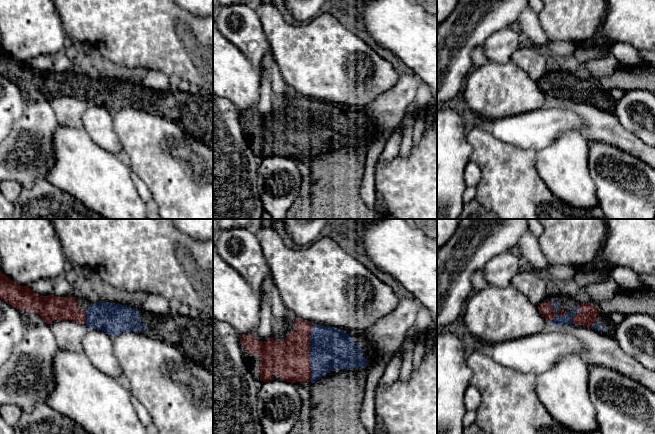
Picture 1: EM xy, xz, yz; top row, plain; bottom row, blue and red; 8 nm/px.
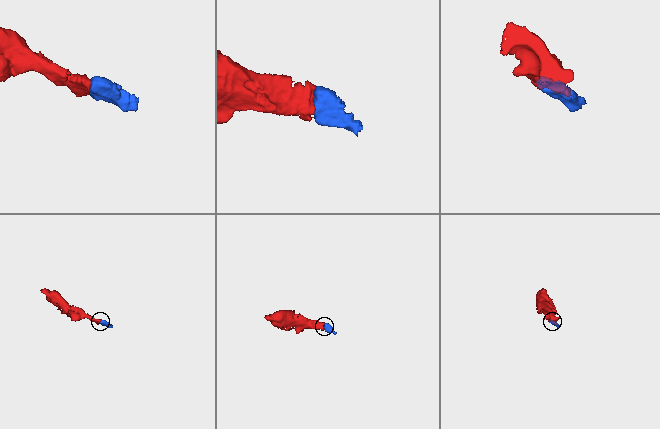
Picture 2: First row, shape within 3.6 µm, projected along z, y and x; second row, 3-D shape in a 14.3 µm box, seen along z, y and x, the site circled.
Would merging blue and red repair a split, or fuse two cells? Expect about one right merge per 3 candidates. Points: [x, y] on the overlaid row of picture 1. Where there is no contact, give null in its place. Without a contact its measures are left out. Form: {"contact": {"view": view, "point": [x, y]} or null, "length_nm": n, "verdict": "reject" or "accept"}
{"contact": {"view": "xz", "point": [308, 353]}, "length_nm": 440, "verdict": "accept"}

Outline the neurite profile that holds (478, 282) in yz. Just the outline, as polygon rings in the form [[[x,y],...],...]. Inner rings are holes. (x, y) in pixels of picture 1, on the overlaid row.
[[[476,271],[472,274],[471,285],[473,288],[473,292],[478,292],[489,287],[482,271]]]

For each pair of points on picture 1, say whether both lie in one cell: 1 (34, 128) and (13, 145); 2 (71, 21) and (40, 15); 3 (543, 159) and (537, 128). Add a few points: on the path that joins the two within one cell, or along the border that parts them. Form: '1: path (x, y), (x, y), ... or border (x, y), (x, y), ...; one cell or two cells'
1: path (29, 133), (18, 144); one cell
2: border (56, 10), (67, 35); two cells
3: border (560, 135), (546, 146), (536, 150); two cells

